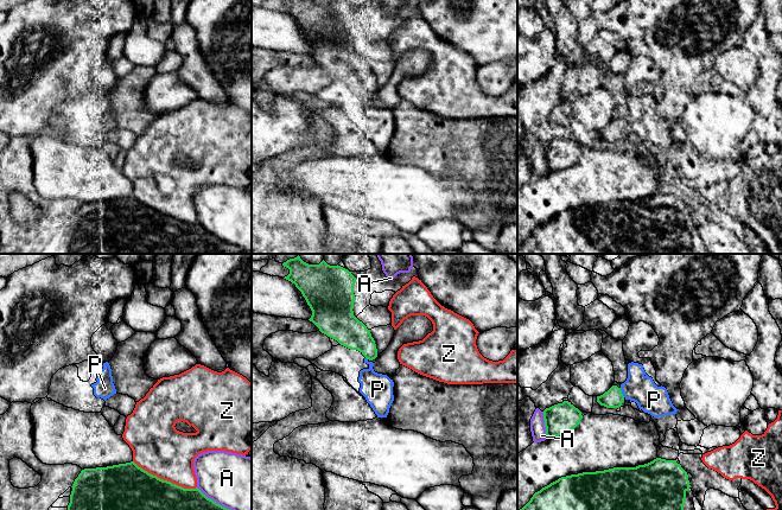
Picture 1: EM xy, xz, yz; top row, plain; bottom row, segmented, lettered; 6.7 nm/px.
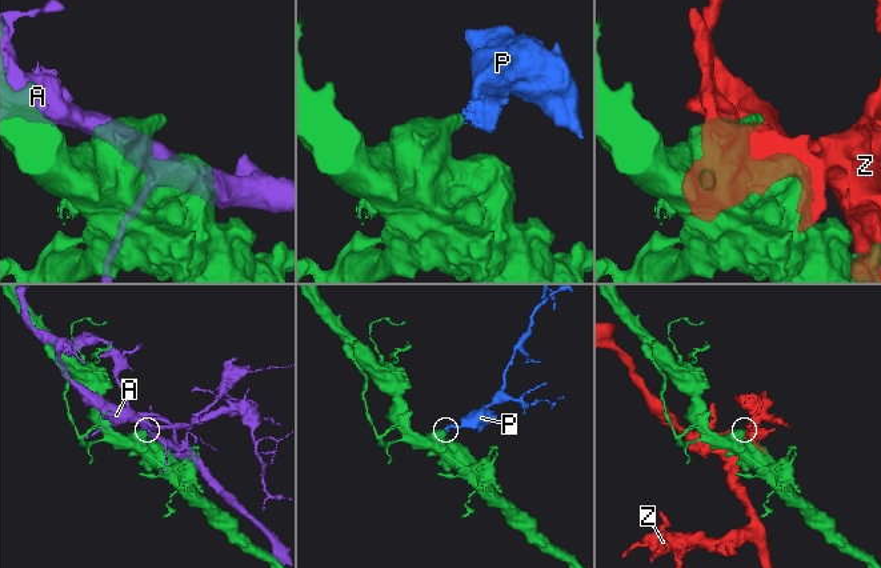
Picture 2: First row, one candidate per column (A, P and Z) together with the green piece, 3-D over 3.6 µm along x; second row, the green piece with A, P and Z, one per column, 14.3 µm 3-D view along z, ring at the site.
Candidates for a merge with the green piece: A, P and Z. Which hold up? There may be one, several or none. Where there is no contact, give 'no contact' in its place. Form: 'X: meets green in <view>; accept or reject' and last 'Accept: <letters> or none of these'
A: meets green in xy; reject
P: meets green in yz; accept
Z: meets green in xy; reject
Accept: P

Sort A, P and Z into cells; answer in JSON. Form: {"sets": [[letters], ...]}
{"sets": [["A"], ["P"], ["Z"]]}

